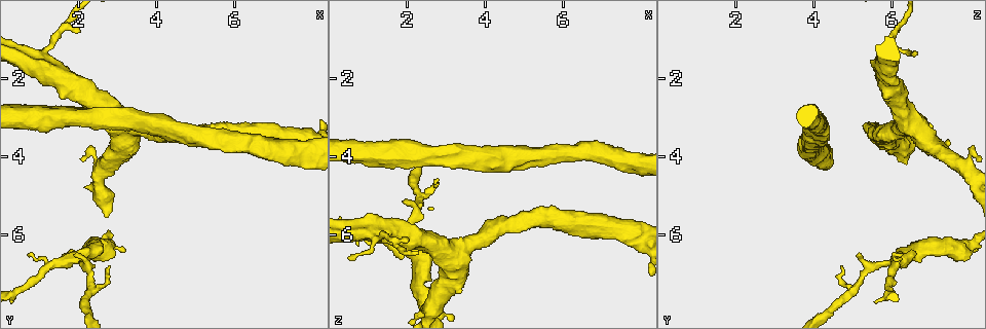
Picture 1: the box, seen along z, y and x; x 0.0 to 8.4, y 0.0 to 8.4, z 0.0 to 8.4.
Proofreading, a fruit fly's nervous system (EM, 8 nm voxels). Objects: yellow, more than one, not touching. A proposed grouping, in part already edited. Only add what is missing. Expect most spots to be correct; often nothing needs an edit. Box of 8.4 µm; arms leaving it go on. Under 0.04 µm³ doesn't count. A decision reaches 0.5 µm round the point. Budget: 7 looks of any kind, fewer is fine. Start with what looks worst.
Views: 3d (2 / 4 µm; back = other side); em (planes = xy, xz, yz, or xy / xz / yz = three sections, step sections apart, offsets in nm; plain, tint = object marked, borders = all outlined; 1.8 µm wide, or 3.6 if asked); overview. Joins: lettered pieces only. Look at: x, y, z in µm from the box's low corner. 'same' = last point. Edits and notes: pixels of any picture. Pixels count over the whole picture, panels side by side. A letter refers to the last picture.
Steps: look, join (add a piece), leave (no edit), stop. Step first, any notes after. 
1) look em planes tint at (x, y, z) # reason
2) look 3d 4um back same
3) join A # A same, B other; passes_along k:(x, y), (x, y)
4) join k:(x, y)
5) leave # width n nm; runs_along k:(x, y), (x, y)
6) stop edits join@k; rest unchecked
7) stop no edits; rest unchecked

look 3d 2um at (2.20, 6.50, 6.35) # arms part here

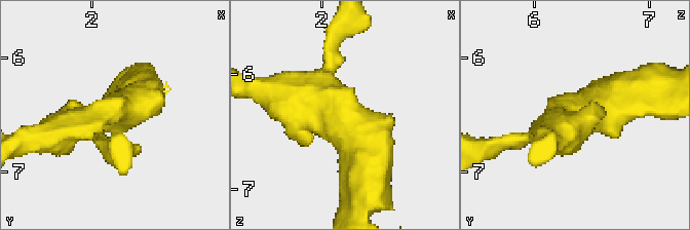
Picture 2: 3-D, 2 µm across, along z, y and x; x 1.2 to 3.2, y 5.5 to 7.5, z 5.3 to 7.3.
look em xy step 4 tint at (2.18, 6.44, 6.38) # arms 3

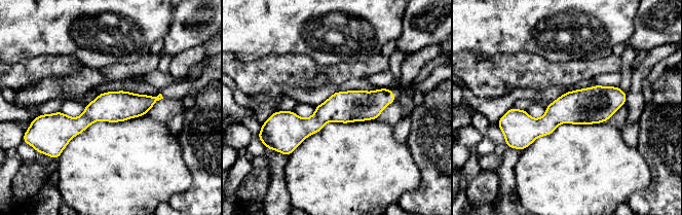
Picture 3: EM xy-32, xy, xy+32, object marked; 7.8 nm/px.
look em planes borders same # another direction

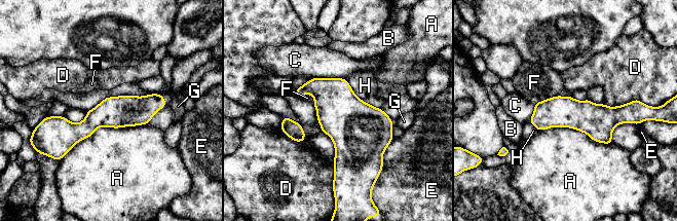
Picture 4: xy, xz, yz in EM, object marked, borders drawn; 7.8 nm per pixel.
leave # A other, B other, C other, D other, E other, F other, G other, H other; border 4:(149, 122), (99, 126), (60, 161); none of them fits

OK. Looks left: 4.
look em xz step 4 tint at (2.80, 6.85, 4.75) # free end

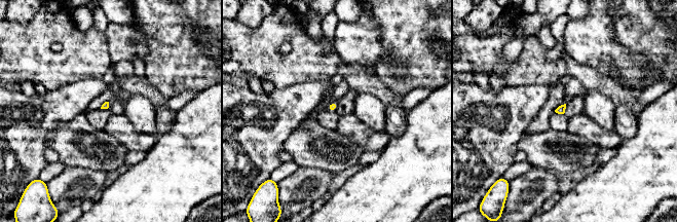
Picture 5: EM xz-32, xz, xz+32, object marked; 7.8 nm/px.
look em planes borders same

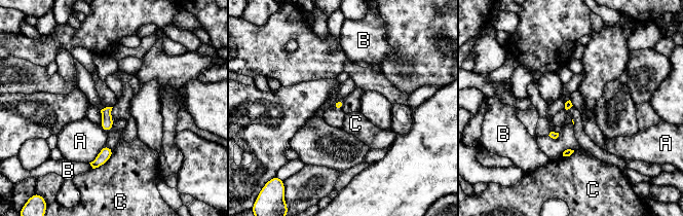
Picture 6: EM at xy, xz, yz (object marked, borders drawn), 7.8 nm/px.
leave # A other, B other, C other; border 6:(106, 144), (89, 163); no lettered piece goes on from it

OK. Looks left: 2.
stop no edits; rest unchecked

